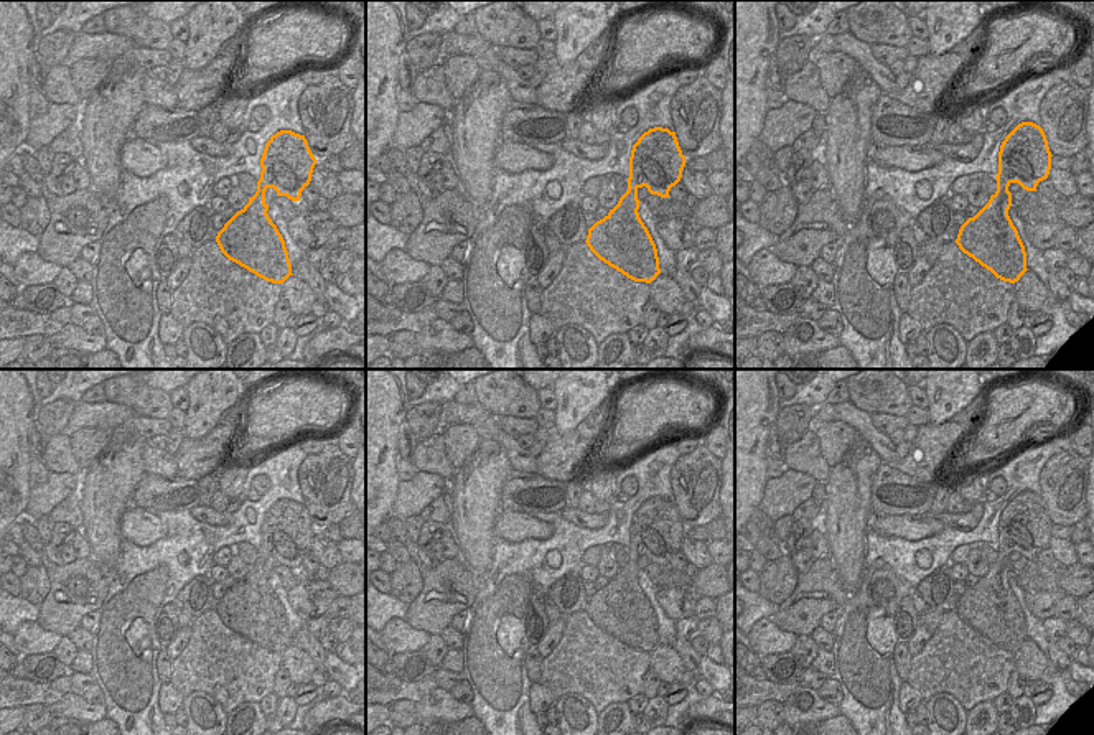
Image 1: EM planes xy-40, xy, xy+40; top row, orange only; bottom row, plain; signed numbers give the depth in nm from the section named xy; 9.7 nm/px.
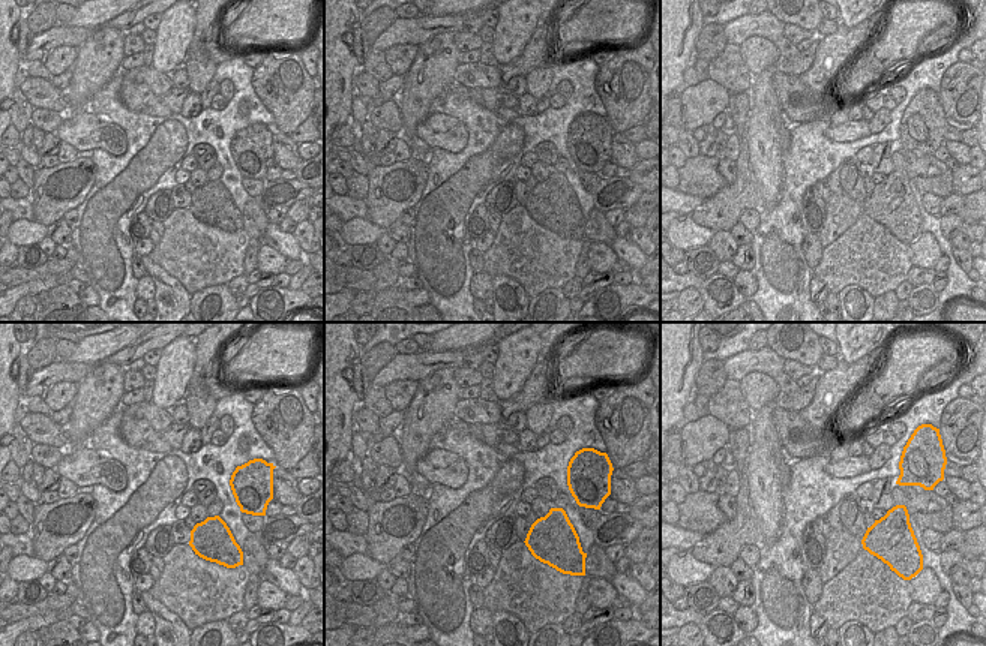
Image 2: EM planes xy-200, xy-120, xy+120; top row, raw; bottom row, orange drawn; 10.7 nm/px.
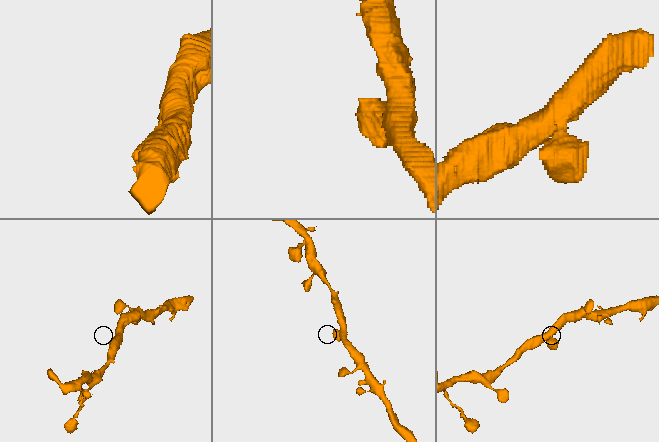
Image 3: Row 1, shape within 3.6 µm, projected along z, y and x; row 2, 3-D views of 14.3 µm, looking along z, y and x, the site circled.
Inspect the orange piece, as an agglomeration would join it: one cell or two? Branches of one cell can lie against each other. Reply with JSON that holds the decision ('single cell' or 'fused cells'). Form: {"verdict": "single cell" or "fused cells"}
{"verdict": "single cell"}

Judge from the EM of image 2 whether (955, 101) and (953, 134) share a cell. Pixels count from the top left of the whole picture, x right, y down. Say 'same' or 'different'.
different

